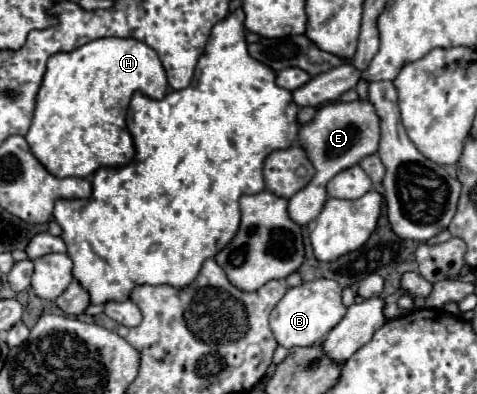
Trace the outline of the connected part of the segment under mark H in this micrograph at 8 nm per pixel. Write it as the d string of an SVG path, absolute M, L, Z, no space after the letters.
M96 38L84 46L74 48L72 52L58 52L48 60L48 70L44 74L32 126L26 134L26 140L34 156L44 164L44 168L58 176L80 176L88 178L96 170L106 166L126 166L134 160L136 150L130 132L126 130L126 110L130 96L134 92L146 92L146 96L160 100L168 90L166 70L158 54L134 38Z

